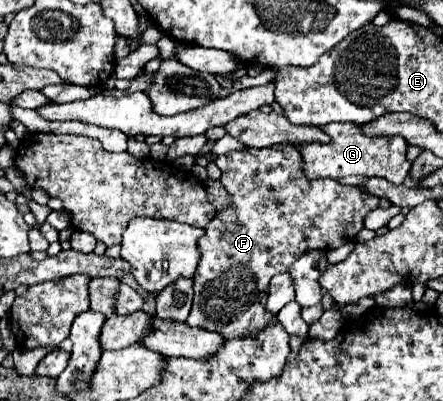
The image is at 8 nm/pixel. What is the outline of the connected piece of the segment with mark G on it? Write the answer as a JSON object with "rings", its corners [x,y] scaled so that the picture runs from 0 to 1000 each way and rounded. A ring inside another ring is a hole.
{"rings":[[[743,307],[729,322],[747,342],[743,362],[693,357],[675,367],[688,406],[688,436],[698,436],[698,446],[774,446],[788,436],[833,436],[869,441],[883,456],[905,461],[923,436],[928,401],[919,397],[919,352],[910,342],[824,342],[797,307]]]}

